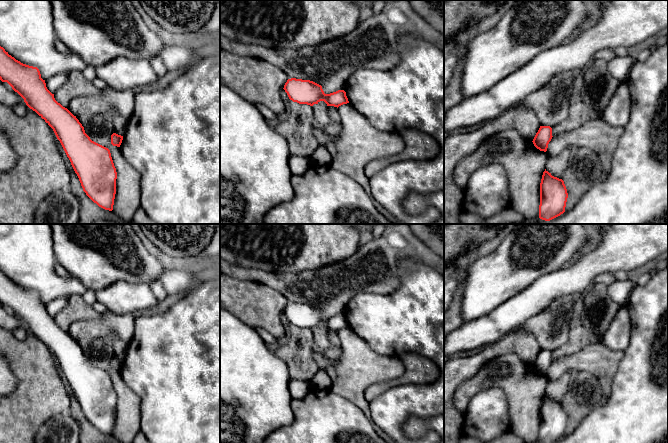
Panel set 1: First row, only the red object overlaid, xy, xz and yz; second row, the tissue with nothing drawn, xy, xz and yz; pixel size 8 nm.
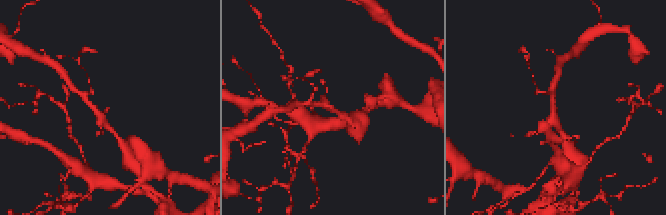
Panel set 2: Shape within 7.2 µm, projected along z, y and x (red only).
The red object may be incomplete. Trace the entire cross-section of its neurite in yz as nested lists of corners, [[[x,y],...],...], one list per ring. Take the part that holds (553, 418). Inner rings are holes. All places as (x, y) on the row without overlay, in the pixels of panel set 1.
[[[546,393],[540,407],[540,443],[554,443],[565,436],[568,417],[564,405]]]

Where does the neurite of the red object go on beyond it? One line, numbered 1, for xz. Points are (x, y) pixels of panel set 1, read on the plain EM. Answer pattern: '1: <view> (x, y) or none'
1: none

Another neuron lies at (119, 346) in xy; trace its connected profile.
[[[116,335],[113,336],[113,352],[114,357],[123,360],[125,357],[128,342],[118,338]]]

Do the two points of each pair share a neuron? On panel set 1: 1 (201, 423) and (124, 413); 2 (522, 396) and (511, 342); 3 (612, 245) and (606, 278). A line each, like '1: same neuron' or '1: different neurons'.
1: different neurons
2: different neurons
3: different neurons

